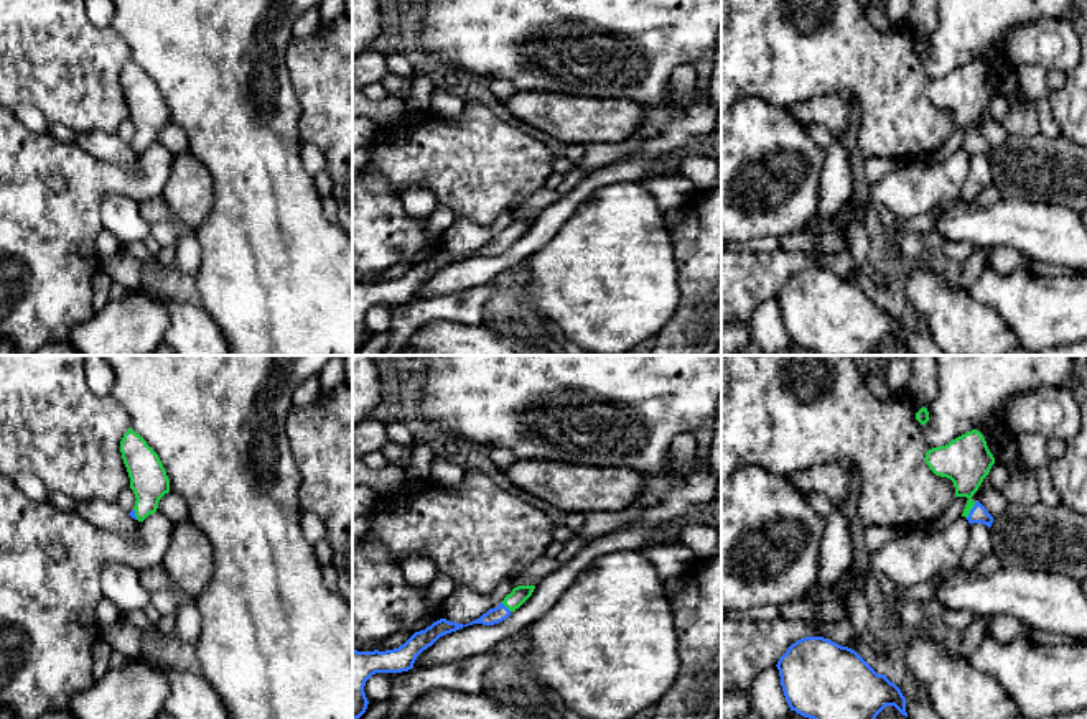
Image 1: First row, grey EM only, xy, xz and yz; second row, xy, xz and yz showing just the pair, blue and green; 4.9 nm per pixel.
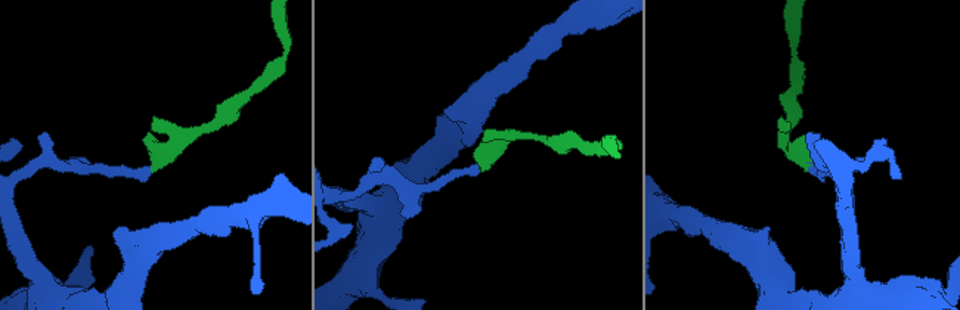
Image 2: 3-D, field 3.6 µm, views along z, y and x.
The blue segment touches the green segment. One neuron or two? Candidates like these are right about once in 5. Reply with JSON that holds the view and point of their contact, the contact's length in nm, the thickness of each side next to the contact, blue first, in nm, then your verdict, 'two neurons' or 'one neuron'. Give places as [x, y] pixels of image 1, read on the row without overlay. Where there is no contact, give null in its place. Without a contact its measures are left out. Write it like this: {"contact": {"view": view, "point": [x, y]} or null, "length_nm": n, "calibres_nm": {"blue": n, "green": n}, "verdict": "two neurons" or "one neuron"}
{"contact": {"view": "yz", "point": [970, 142]}, "length_nm": 90, "calibres_nm": {"blue": 90, "green": 240}, "verdict": "one neuron"}

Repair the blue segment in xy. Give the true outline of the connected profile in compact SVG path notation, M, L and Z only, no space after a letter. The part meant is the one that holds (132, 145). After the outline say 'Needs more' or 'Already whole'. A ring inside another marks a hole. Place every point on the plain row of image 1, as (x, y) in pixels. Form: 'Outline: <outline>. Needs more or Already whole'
Outline: M132 59L120 72L120 84L137 130L128 146L143 153L156 143L160 130L170 123L170 110L158 86Z. Needs more

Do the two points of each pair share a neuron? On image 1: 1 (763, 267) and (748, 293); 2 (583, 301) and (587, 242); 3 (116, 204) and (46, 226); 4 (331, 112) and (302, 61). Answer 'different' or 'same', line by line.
1: same
2: same
3: different
4: same

